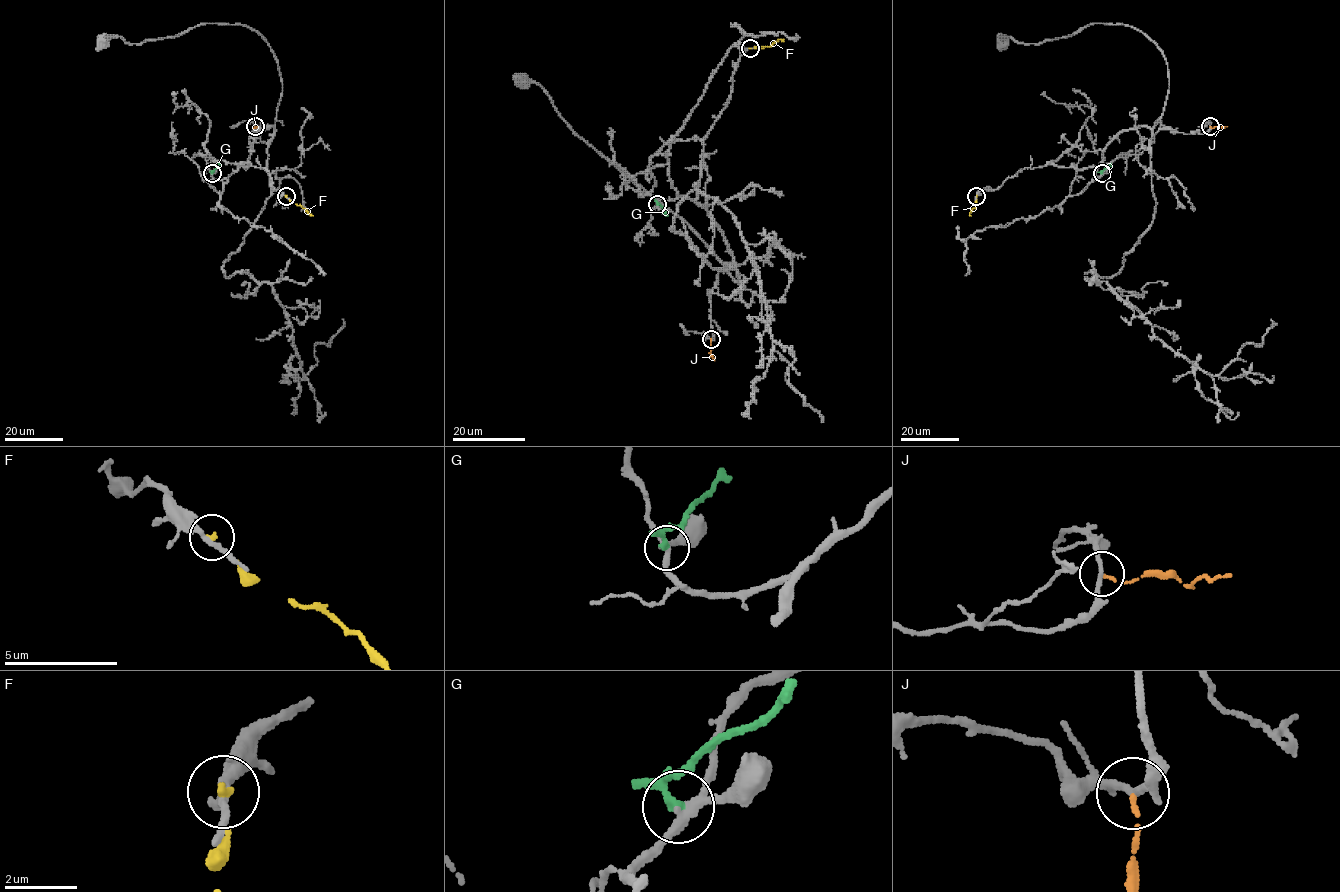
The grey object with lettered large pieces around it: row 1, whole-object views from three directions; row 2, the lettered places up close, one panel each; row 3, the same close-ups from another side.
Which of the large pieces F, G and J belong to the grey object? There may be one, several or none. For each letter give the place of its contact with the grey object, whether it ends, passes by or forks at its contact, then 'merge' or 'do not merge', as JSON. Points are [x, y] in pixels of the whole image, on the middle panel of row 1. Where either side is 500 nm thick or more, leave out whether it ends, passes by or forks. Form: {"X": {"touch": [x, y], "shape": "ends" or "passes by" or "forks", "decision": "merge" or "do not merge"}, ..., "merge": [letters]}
{"F": {"touch": [750, 48], "shape": "ends", "decision": "do not merge"}, "G": {"touch": [657, 204], "shape": "passes by", "decision": "do not merge"}, "J": {"touch": [711, 339], "shape": "ends", "decision": "do not merge"}, "merge": []}

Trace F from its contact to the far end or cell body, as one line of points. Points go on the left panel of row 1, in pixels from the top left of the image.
F: (286, 196), (313, 216)

